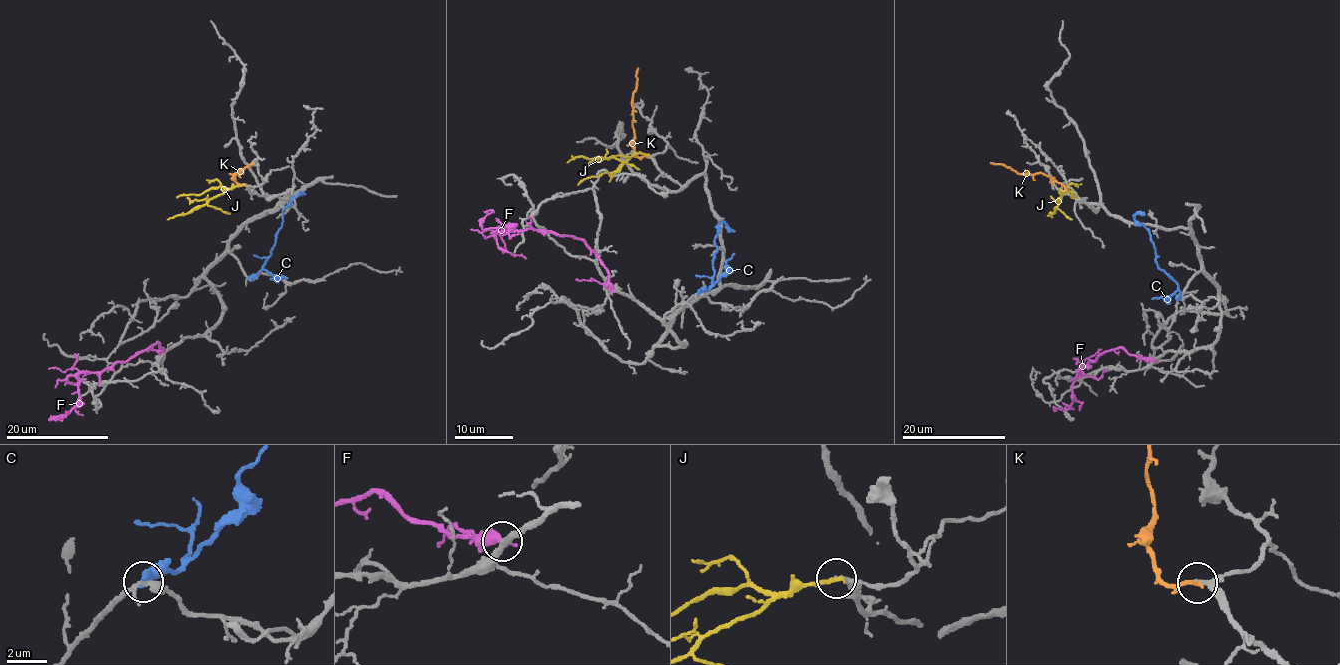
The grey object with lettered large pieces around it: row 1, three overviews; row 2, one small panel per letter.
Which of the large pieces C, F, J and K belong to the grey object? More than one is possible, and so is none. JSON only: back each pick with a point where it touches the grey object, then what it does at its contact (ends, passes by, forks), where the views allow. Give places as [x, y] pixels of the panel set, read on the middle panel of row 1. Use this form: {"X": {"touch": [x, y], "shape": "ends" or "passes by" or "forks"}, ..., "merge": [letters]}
{"K": {"touch": [647, 156], "shape": "ends"}, "merge": ["K"]}

